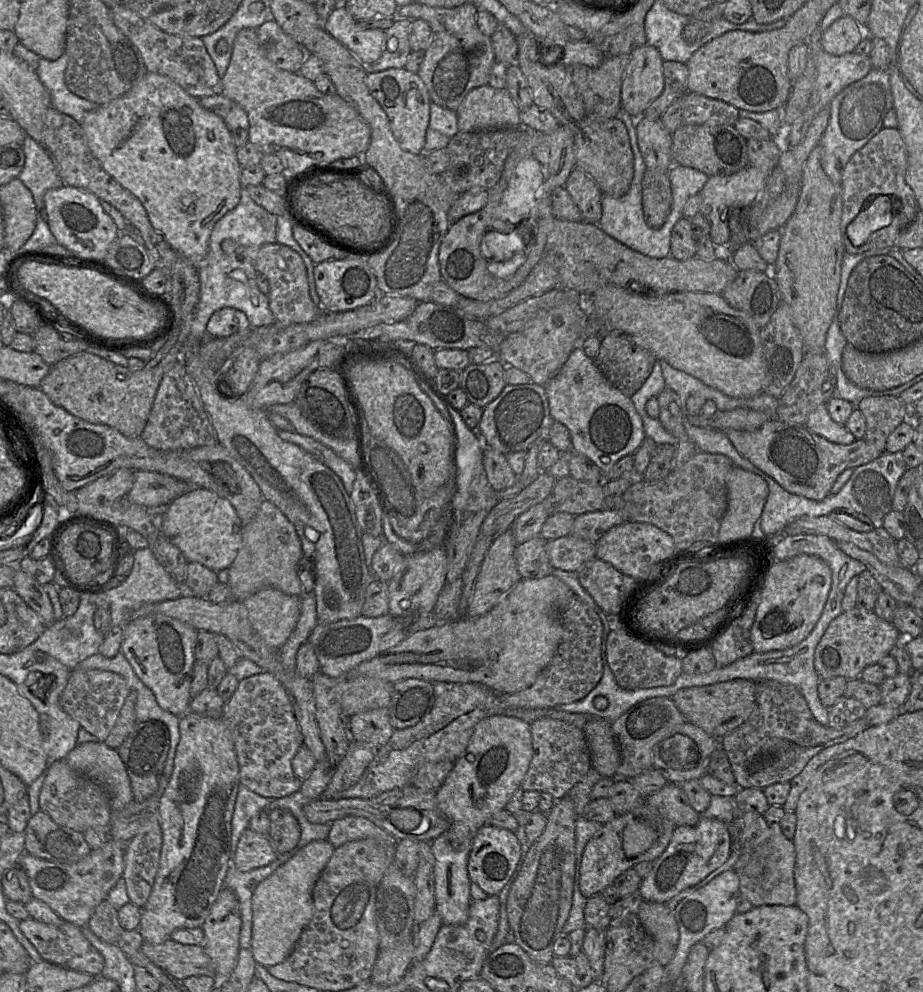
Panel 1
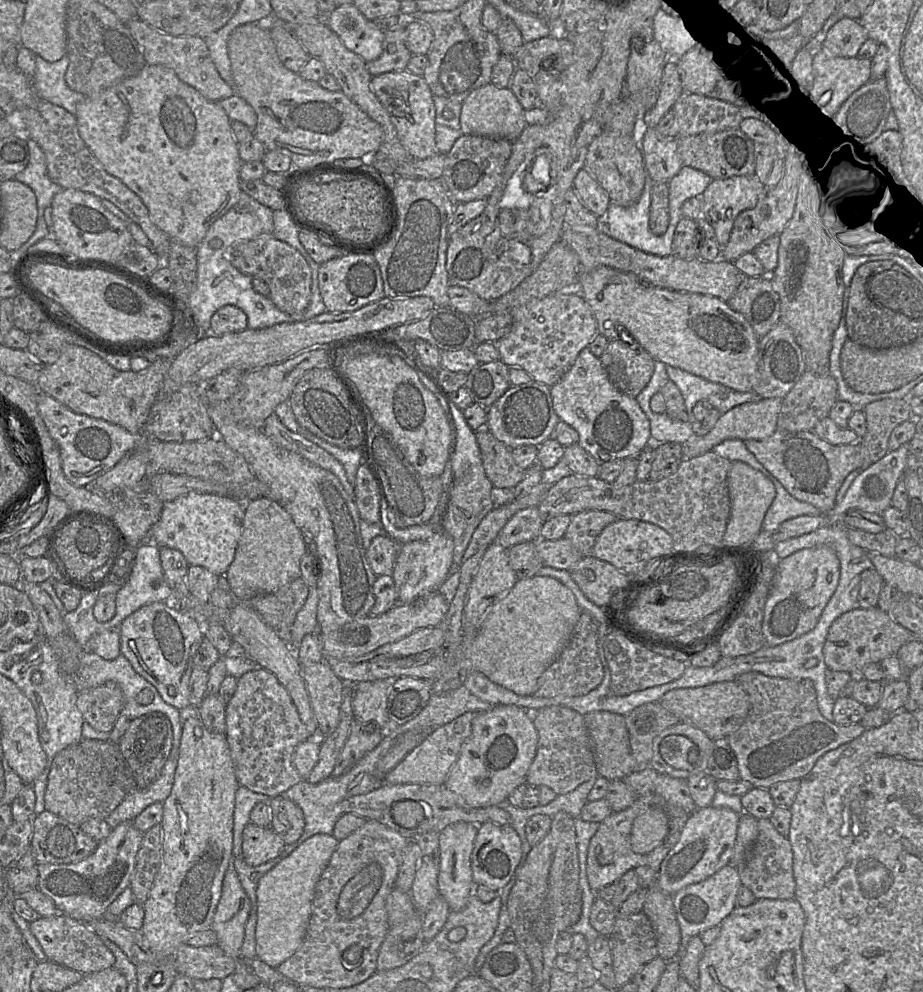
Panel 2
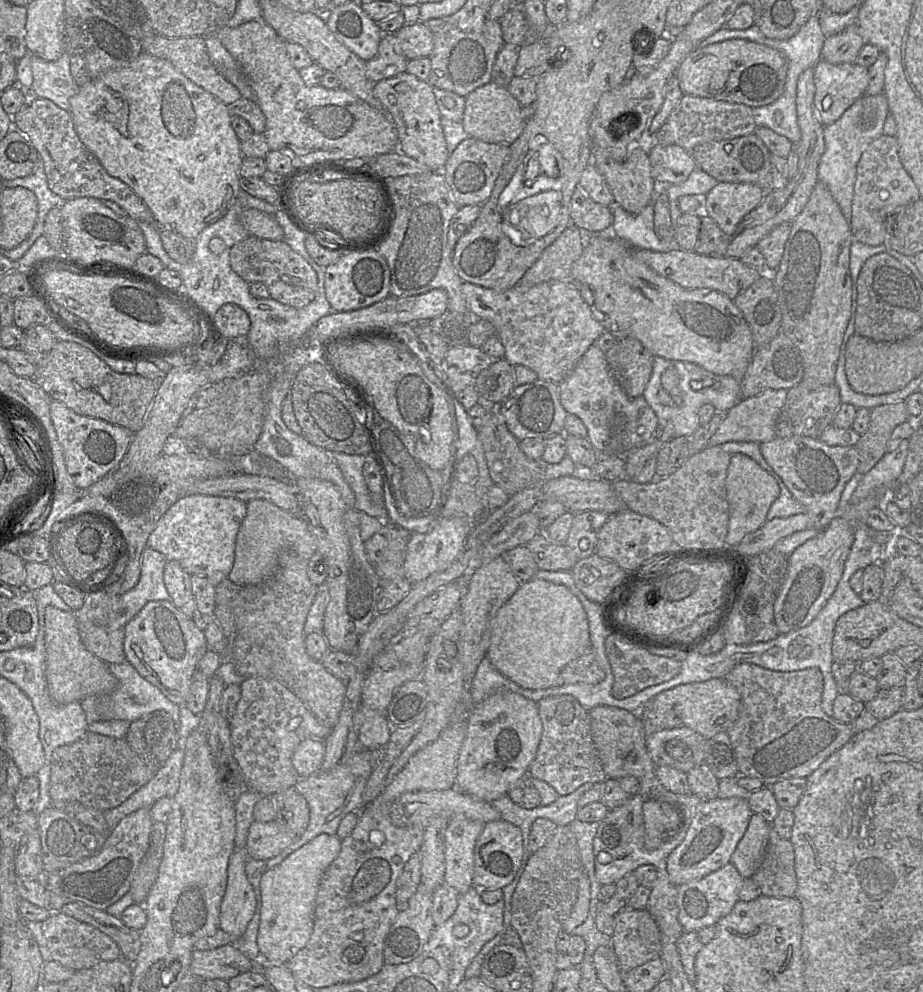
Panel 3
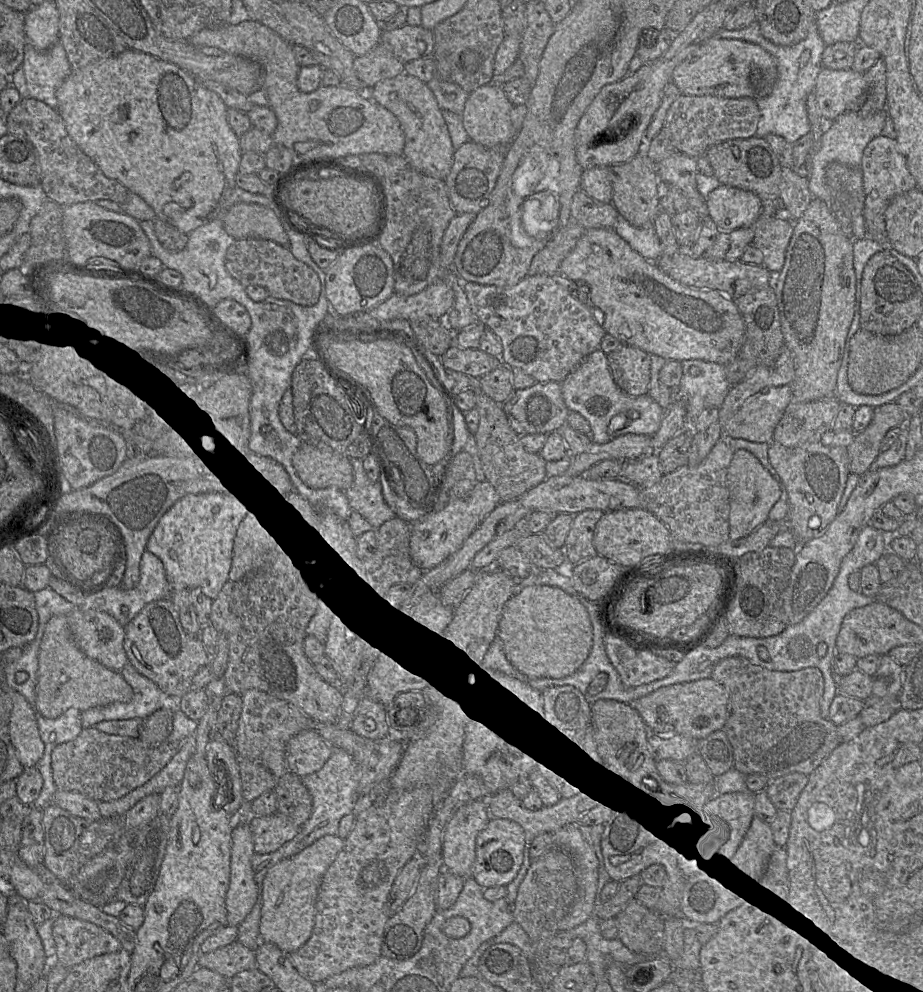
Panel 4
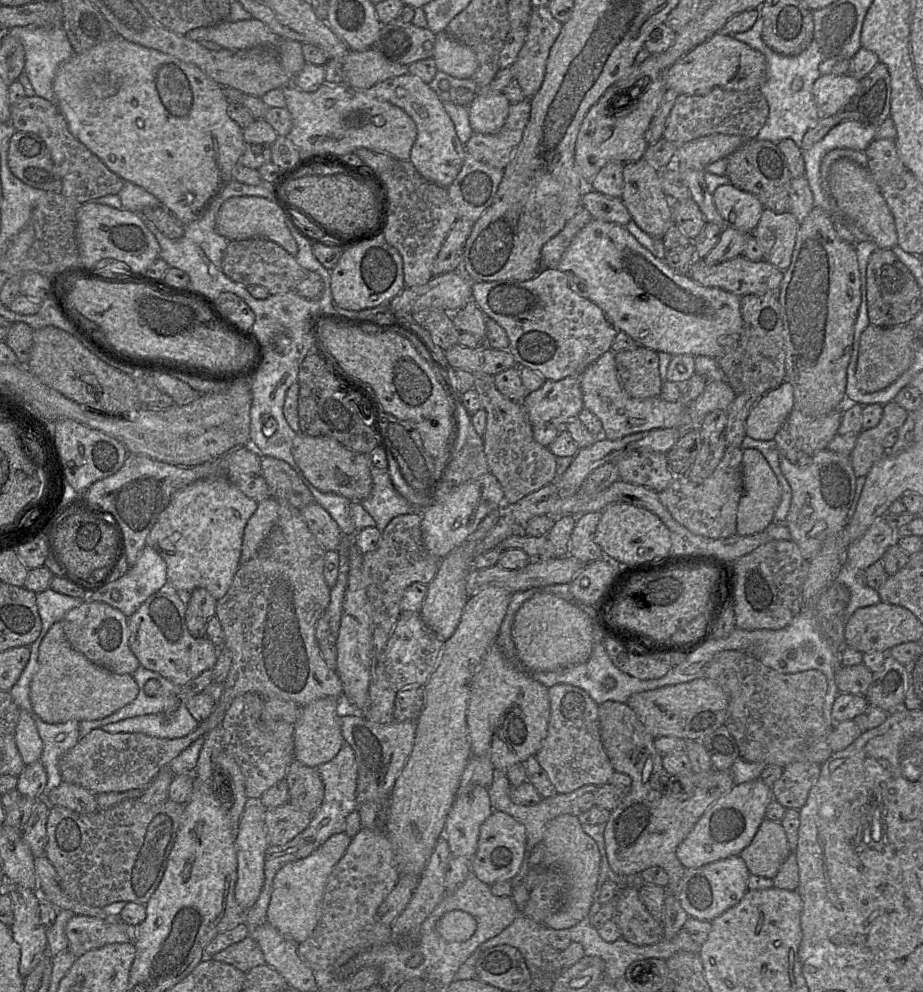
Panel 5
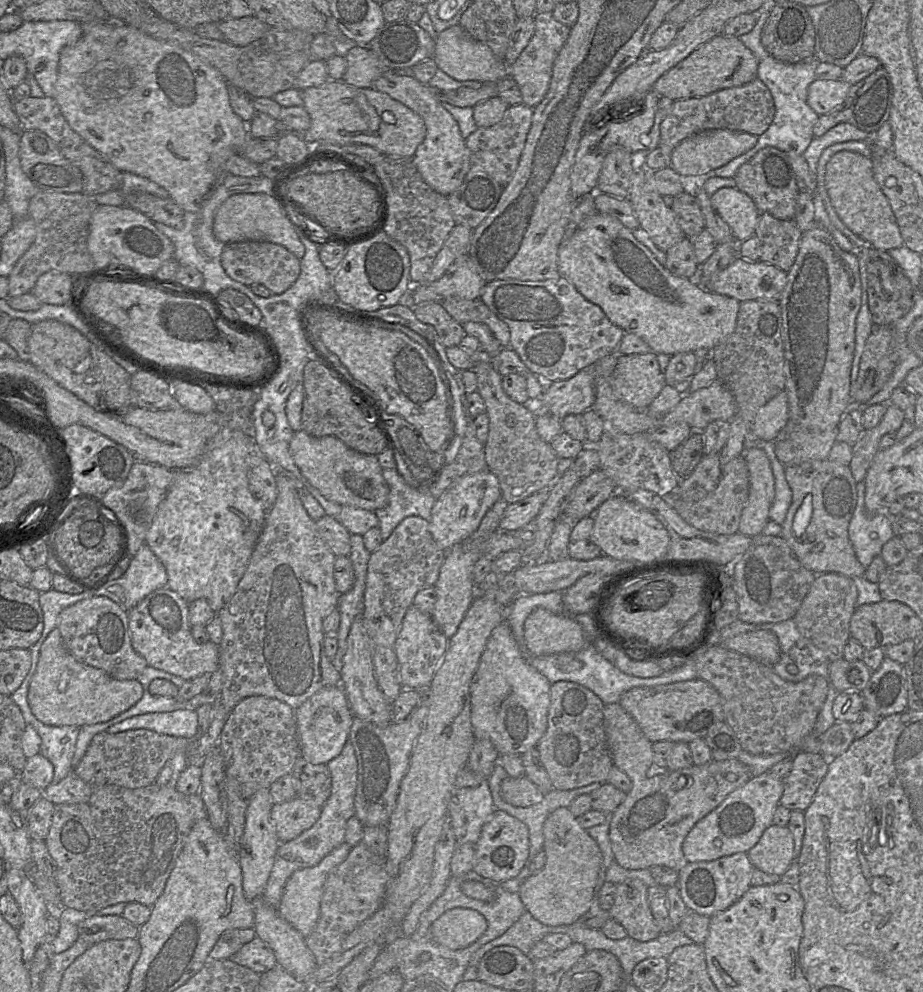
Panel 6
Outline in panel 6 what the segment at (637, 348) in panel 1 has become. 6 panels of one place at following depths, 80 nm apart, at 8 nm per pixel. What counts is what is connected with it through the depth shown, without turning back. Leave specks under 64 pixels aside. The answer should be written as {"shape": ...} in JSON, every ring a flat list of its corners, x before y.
{"shape":[[657,354,619,355,610,377,614,395,633,407,646,410,666,385]]}

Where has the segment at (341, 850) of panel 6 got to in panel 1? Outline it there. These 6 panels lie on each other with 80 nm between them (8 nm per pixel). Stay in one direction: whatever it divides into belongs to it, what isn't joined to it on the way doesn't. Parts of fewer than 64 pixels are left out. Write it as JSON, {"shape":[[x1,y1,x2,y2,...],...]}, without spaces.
{"shape":[[327,839,312,841,258,884,252,895,253,918,250,948,257,964,266,967,273,966,281,963,291,954,301,933,312,918,312,891,320,873,325,868,334,850,334,846]]}

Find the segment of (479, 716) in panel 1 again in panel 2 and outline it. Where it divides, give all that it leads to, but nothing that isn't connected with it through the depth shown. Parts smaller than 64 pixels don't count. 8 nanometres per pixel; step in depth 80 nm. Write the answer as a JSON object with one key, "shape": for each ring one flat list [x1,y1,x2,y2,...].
{"shape":[[466,712,437,729,386,775,385,783,389,785,444,785,459,756,463,743,470,735,472,721,477,713,479,712]]}

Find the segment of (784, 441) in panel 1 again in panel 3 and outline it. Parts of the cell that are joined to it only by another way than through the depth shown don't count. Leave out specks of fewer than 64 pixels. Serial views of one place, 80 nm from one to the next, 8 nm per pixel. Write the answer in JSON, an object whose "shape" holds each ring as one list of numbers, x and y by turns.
{"shape":[[810,437,778,438,759,445,761,454,781,478,793,497,805,507,805,514,808,516,807,529,825,529,837,516,840,497,847,482,857,472,859,465,859,453,855,446,828,446,819,439]]}

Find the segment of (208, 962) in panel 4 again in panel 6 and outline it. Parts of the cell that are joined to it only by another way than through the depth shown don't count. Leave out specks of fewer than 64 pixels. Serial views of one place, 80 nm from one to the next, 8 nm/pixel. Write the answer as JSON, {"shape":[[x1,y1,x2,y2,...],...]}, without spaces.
{"shape":[[257,936,243,945,231,956,230,960,259,974,267,972,278,965,273,950]]}

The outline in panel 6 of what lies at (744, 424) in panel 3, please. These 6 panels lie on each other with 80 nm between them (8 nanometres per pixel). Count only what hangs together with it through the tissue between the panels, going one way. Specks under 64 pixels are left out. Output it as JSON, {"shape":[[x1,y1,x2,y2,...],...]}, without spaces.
{"shape":[[783,390,758,410,751,426,750,436,764,441,773,441,788,422,788,398]]}

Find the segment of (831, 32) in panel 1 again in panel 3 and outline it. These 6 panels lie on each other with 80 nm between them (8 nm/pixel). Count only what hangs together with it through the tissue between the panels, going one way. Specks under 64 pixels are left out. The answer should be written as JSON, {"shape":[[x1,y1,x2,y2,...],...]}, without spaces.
{"shape":[[852,24,840,33,825,38,821,51,822,60,831,64,852,63,863,45,864,40,857,24]]}

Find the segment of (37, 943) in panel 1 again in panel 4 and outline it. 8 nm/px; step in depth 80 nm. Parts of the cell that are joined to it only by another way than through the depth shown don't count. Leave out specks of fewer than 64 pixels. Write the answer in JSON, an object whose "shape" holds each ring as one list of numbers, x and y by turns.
{"shape":[[63,914,55,915,52,934,56,945,55,960,67,968,123,949,121,942,105,929]]}

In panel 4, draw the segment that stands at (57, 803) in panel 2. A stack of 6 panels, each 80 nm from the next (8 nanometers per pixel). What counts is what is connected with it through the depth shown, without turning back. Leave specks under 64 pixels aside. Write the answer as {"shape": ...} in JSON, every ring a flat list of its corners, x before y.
{"shape":[[83,728,80,735,60,744,52,752,51,768,54,784,59,791,74,791,97,802,112,801,124,797,147,783,159,773,178,752,181,742,165,742,155,748,147,748,138,738,110,735,95,728]]}

